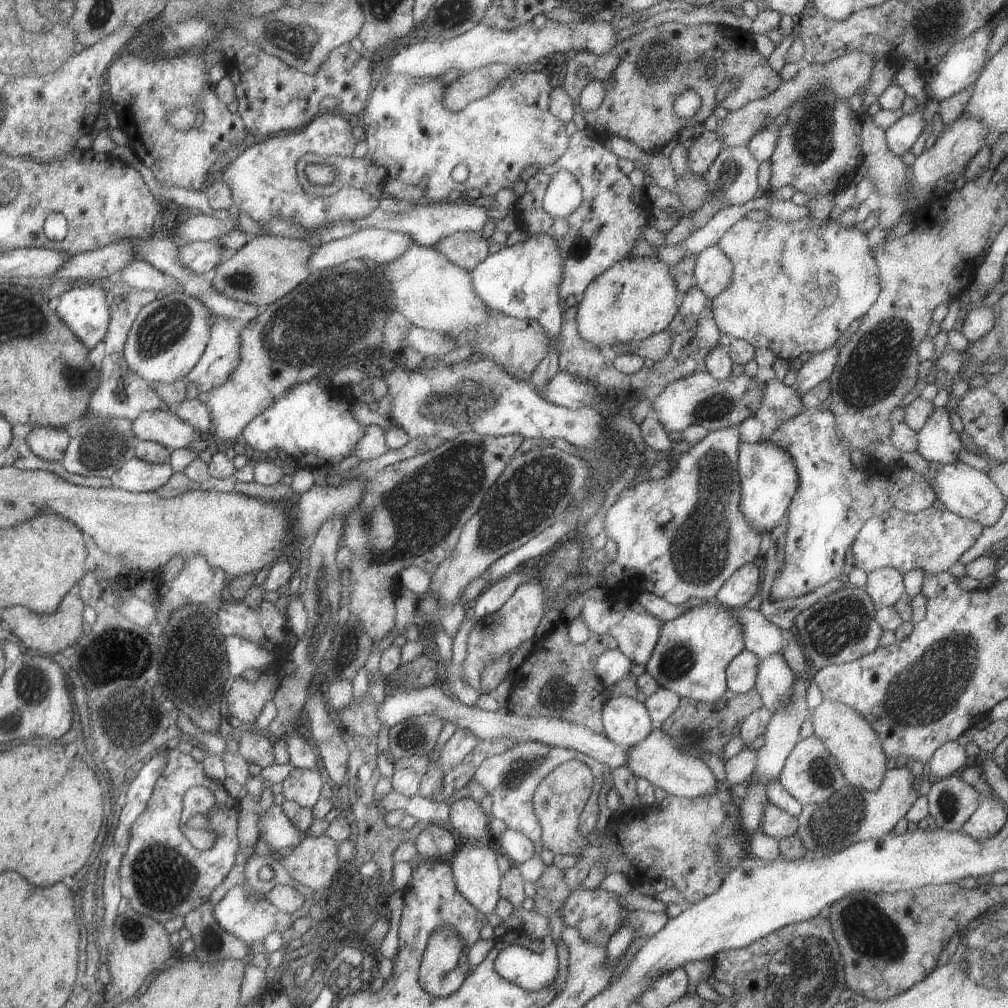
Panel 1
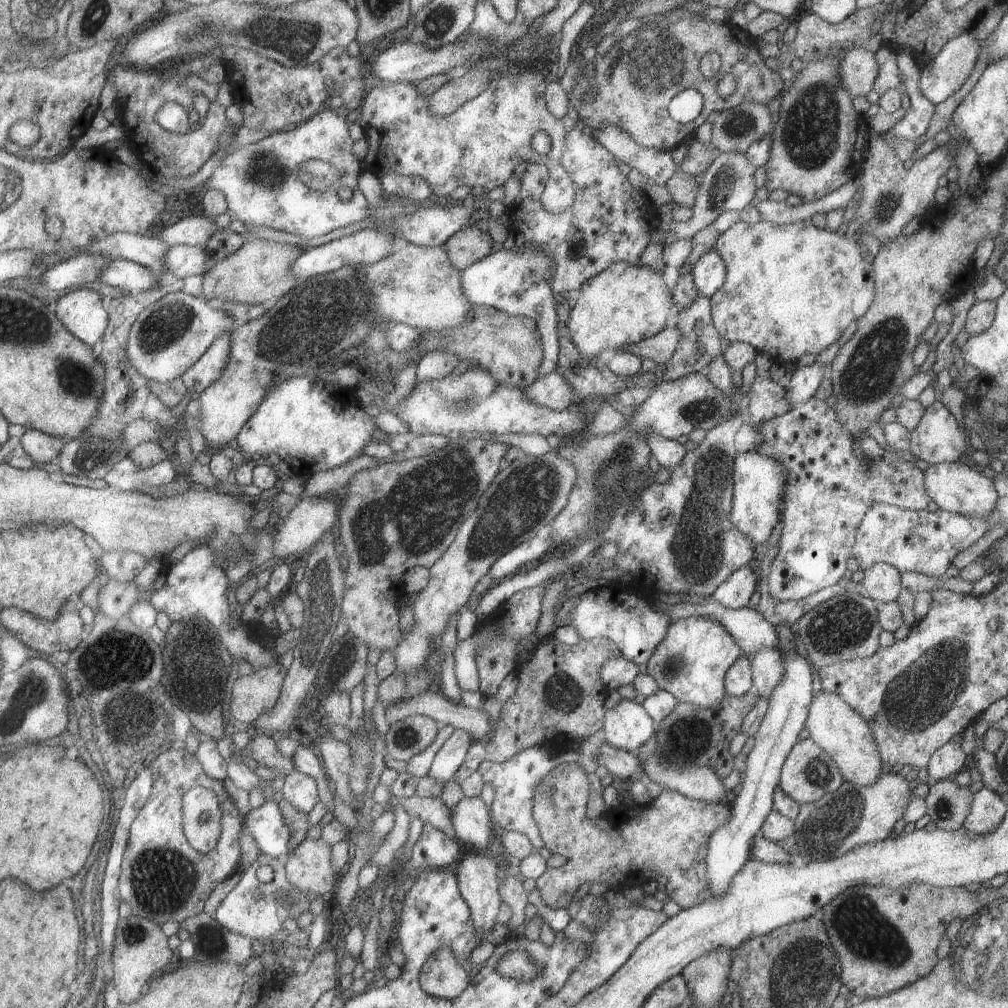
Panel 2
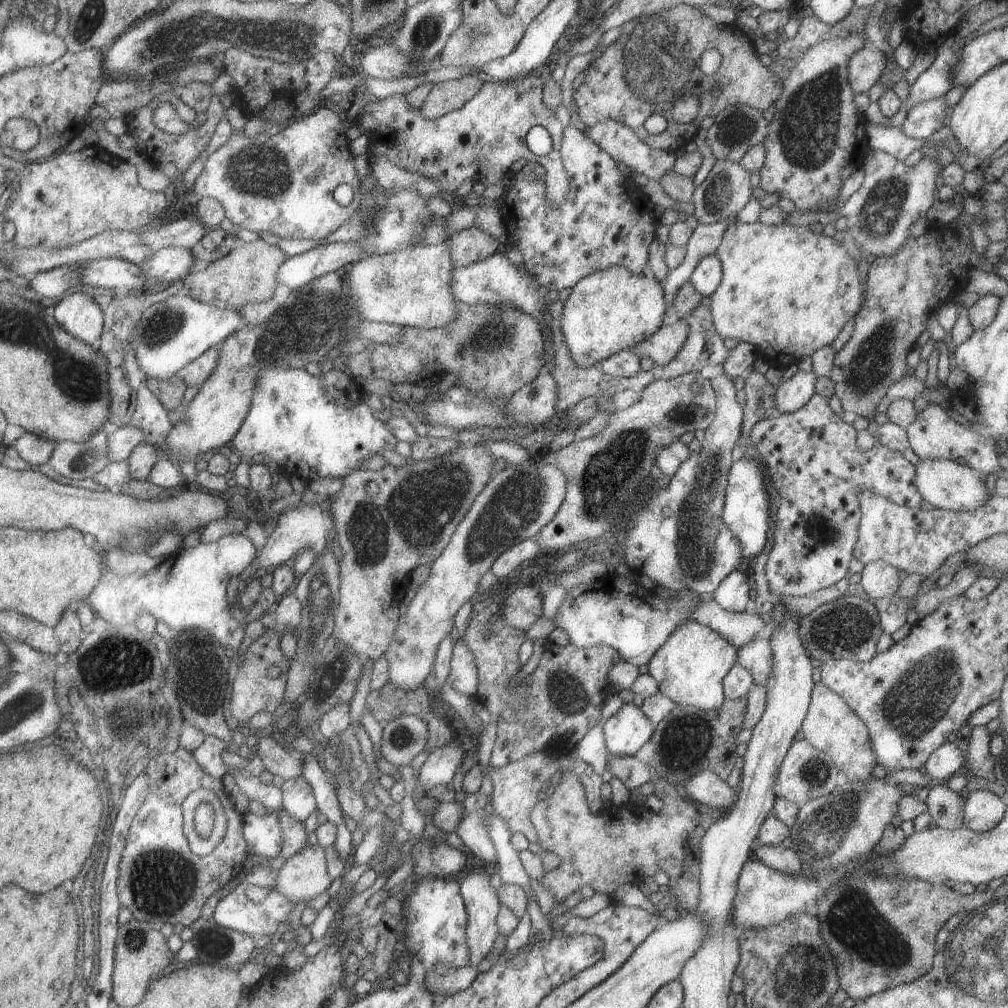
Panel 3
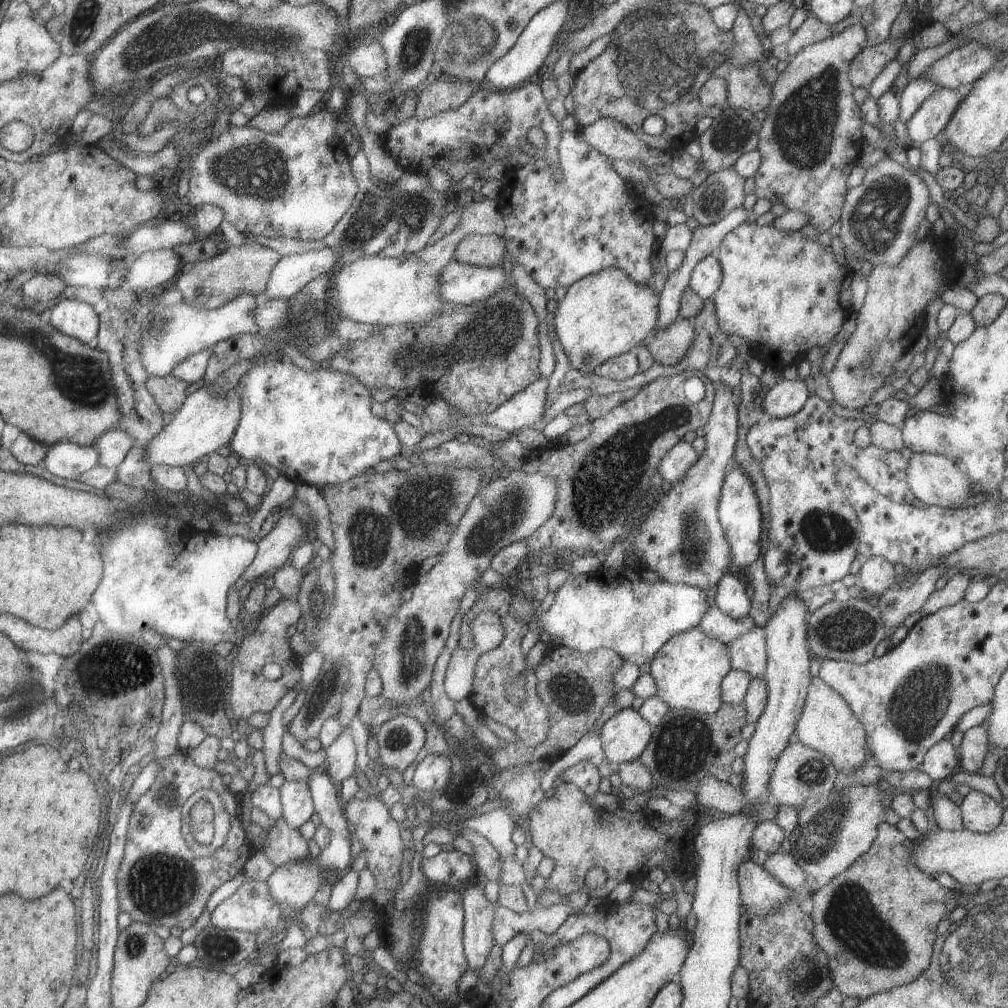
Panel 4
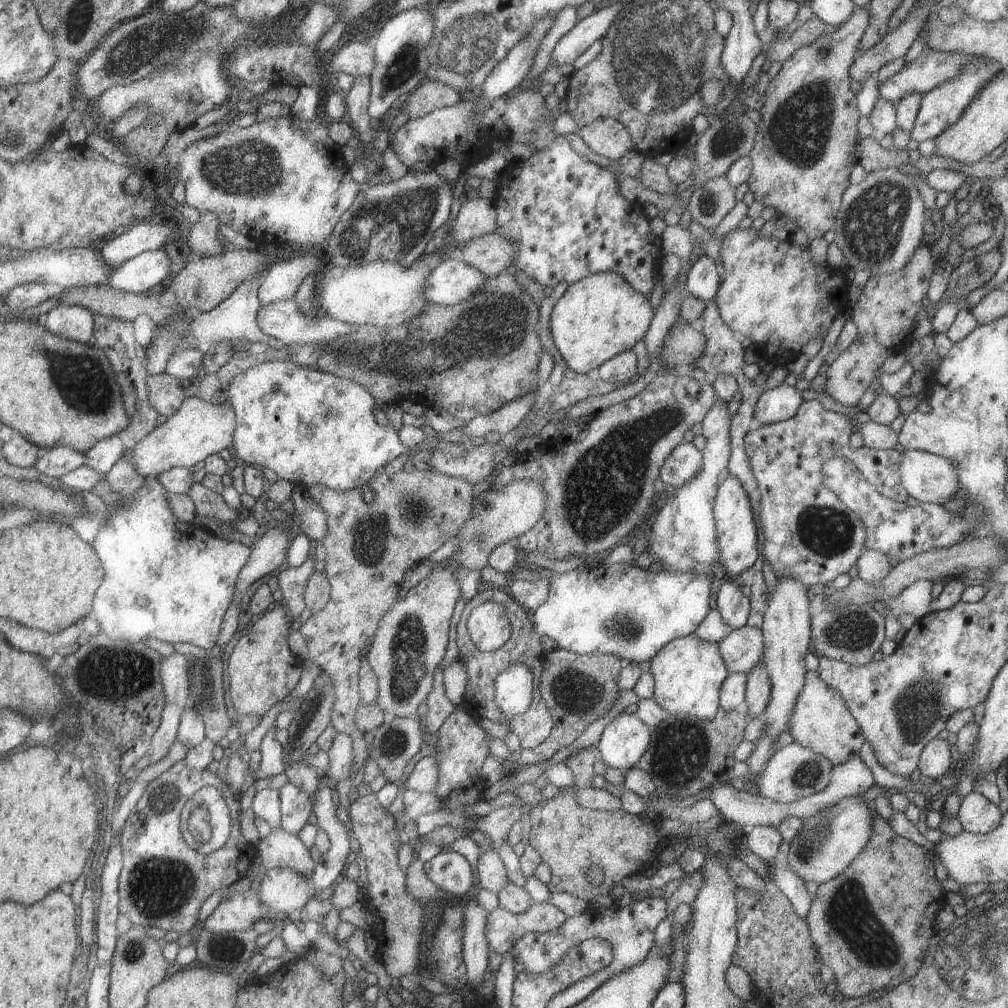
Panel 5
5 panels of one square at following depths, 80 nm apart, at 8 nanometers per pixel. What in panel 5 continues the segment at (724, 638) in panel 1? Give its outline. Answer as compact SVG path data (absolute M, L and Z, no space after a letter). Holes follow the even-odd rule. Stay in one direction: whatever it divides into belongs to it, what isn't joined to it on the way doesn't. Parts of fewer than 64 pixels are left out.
M692 633L665 644L651 658L650 664L654 680L652 698L664 714L684 714L705 722L715 717L720 685L729 674L719 656L717 643L701 642Z

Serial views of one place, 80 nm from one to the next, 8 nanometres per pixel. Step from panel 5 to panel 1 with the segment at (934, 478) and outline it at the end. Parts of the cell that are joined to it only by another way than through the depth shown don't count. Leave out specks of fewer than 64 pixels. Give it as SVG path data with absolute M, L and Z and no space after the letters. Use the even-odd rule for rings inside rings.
M961 461L940 466L939 470L935 471L932 490L935 498L945 506L947 511L973 520L981 528L997 523L997 518L1007 507L1006 498L1001 495L991 478L986 473L975 470Z

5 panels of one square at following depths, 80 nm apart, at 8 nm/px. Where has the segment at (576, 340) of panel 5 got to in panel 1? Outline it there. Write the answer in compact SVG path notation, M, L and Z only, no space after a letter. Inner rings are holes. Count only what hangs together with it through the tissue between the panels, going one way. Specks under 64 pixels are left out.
M623 258L591 280L575 312L577 334L591 347L638 342L667 329L678 313L678 292L669 268L656 258Z

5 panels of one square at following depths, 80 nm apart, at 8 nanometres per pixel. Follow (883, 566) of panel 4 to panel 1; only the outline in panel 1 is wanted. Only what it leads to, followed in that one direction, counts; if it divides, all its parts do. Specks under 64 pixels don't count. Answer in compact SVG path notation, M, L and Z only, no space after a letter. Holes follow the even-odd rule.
M875 568L866 574L863 591L876 608L893 607L904 592L902 575L895 568Z

